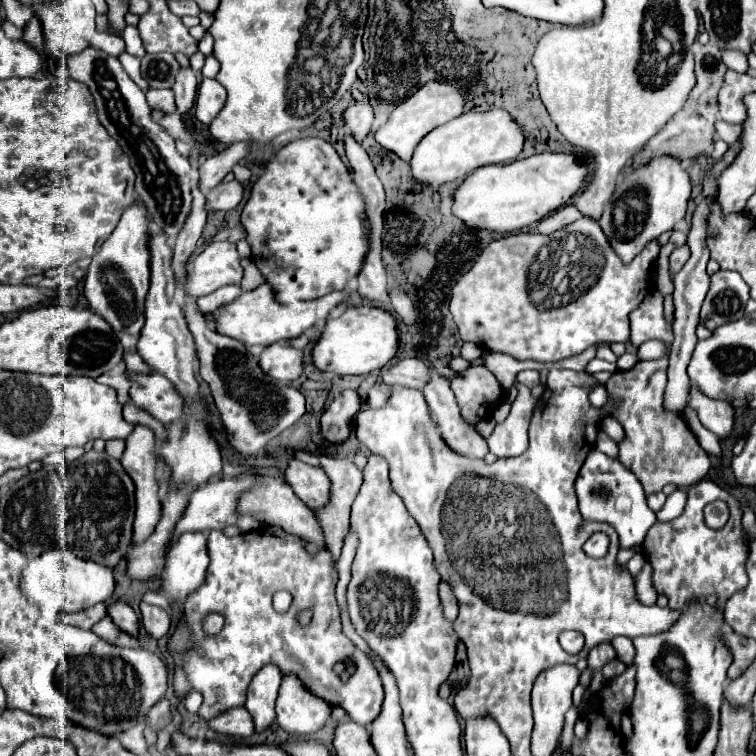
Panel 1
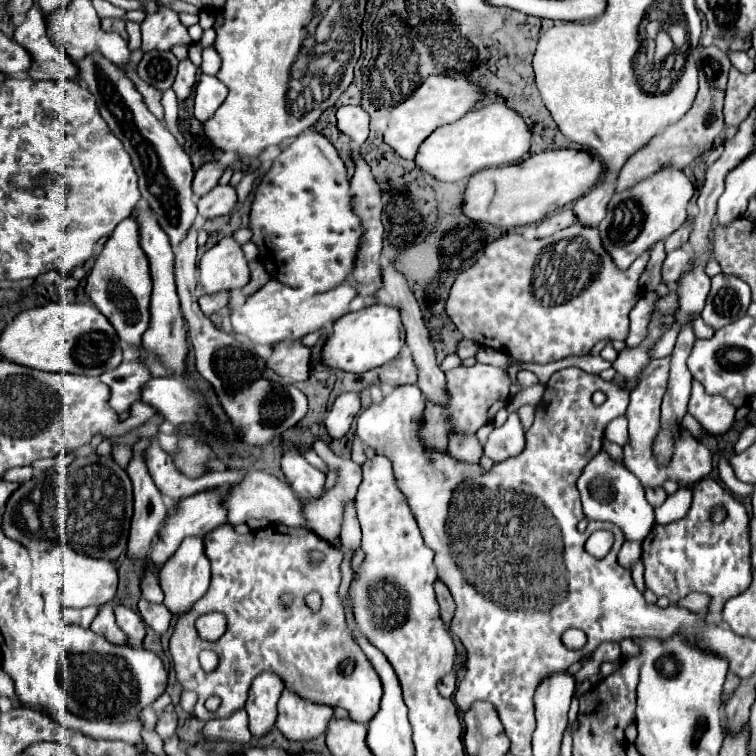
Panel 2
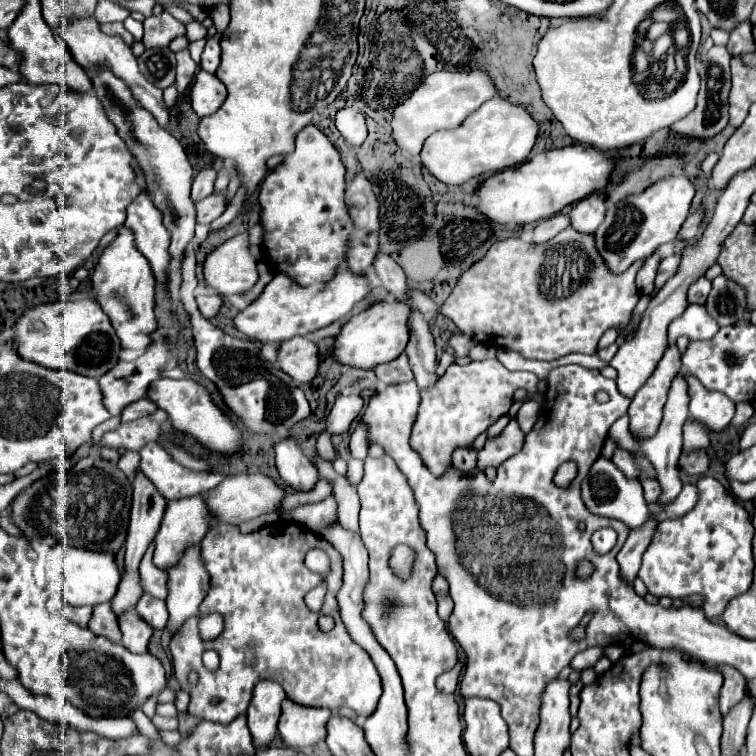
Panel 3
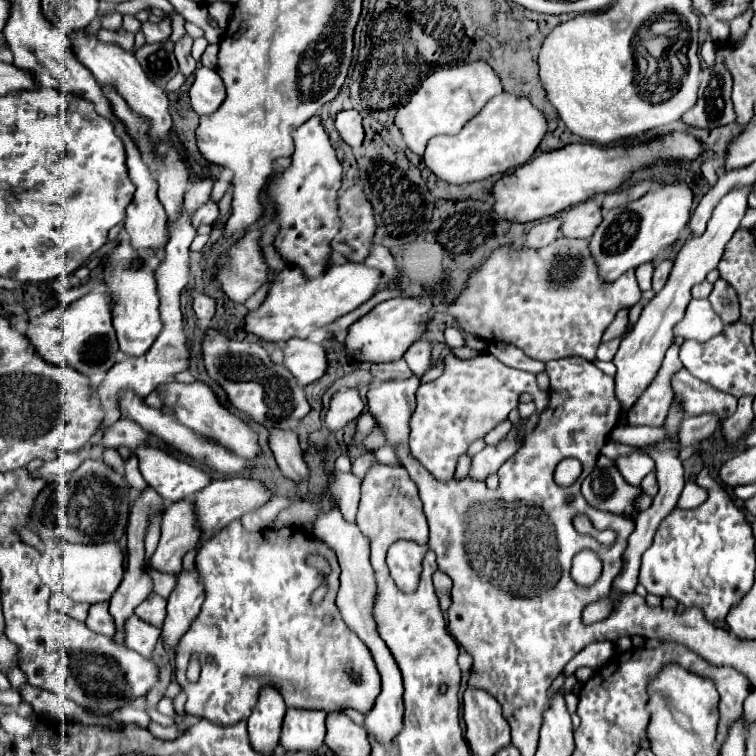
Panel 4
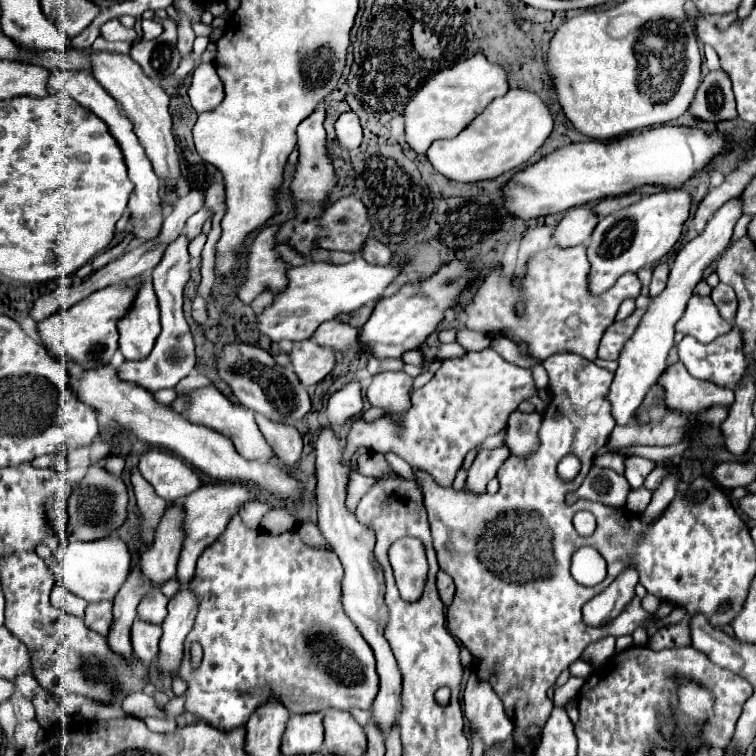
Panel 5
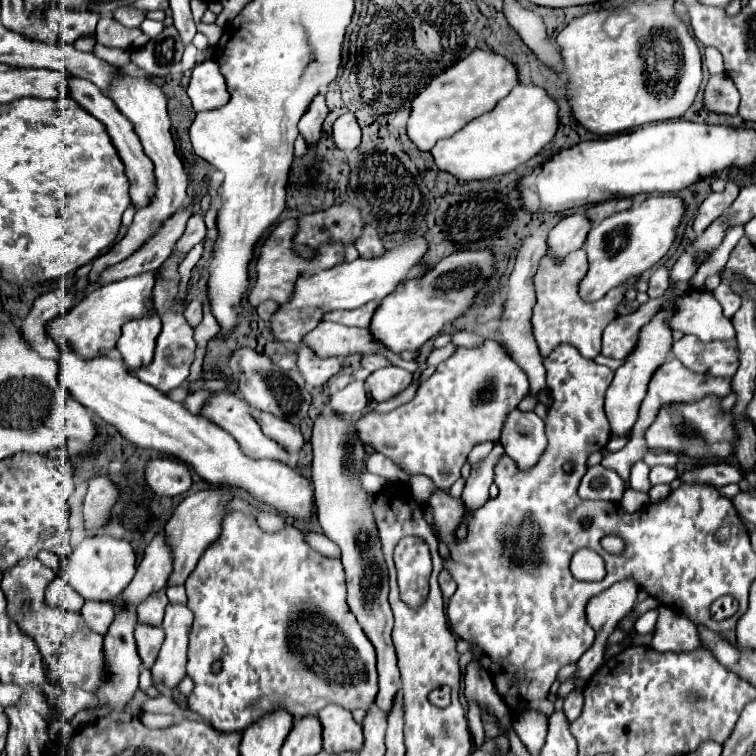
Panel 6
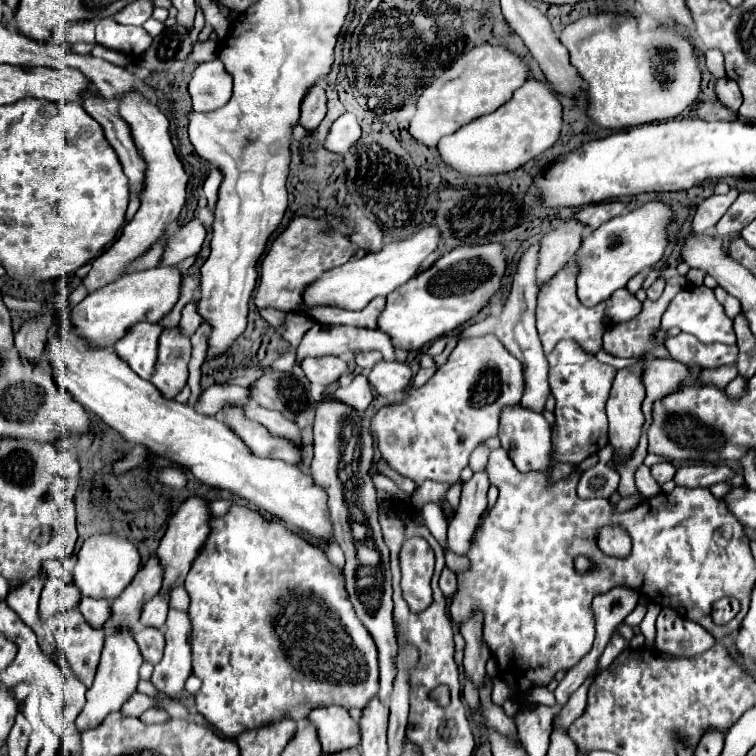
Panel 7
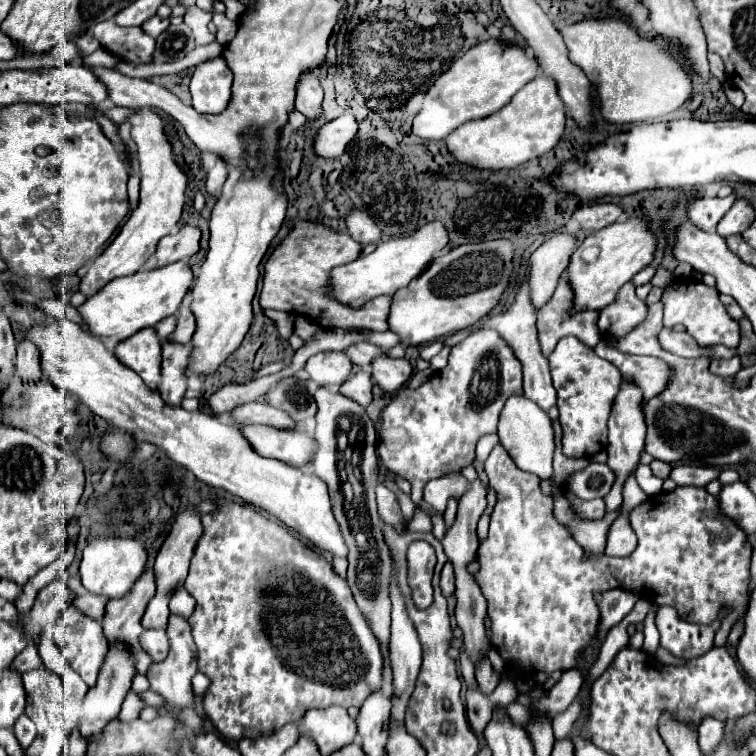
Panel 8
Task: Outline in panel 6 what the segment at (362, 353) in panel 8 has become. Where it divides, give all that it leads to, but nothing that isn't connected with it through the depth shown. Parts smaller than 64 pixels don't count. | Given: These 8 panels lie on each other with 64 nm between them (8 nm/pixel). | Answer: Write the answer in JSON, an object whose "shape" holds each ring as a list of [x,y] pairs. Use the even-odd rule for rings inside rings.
{"shape":[[[366,354],[366,356],[362,356],[360,364],[362,364],[366,370],[374,372],[376,368],[384,368],[384,366],[388,366],[390,362],[388,362],[384,356],[380,356],[380,354]]]}

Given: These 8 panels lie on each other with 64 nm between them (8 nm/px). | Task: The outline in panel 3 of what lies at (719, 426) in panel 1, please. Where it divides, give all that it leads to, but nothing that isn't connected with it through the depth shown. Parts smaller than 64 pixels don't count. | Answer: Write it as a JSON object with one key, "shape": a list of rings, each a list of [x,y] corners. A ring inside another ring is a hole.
{"shape":[[[690,374],[686,376],[686,382],[690,396],[690,416],[706,424],[710,430],[724,430],[734,416],[732,400],[720,392],[708,392],[700,380]]]}

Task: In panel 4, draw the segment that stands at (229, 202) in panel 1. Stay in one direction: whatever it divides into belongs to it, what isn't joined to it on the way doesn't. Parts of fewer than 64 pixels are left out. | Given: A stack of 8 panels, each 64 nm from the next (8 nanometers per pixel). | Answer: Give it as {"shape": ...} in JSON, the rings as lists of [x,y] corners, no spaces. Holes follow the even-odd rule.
{"shape":[[[208,200],[202,208],[198,208],[192,216],[192,226],[198,228],[200,224],[212,224],[218,216],[218,204],[214,204],[212,200]]]}

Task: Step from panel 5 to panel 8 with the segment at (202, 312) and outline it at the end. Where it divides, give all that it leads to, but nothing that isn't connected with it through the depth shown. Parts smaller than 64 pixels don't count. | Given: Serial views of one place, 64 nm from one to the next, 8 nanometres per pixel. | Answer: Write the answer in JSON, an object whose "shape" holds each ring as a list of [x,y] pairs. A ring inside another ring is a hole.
{"shape":[[[182,306],[178,310],[176,318],[178,318],[176,320],[176,328],[168,336],[168,340],[170,342],[178,342],[178,344],[188,344],[190,338],[192,338],[192,334],[194,334],[194,330],[196,330],[196,318],[192,316],[192,312],[190,312],[188,306]]]}

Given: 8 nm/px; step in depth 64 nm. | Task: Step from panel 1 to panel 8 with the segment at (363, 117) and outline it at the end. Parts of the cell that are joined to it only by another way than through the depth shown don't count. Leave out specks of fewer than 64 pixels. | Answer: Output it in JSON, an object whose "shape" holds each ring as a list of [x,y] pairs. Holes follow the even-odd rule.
{"shape":[[[342,114],[330,120],[314,136],[314,154],[320,158],[338,158],[344,154],[348,142],[356,136],[358,124],[352,114]]]}

